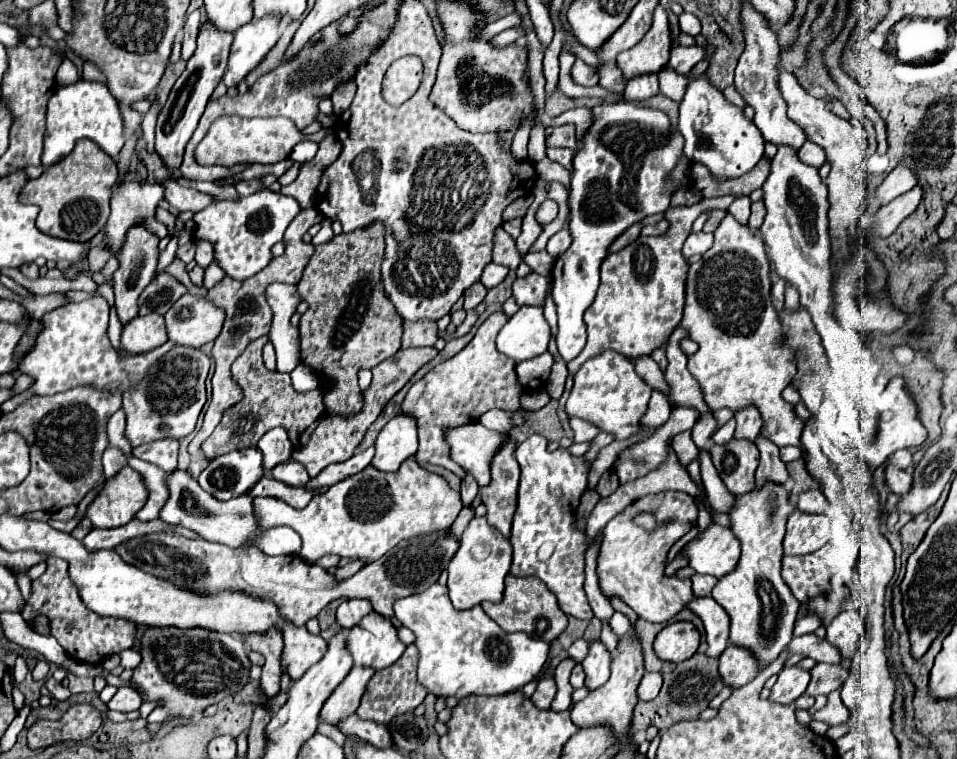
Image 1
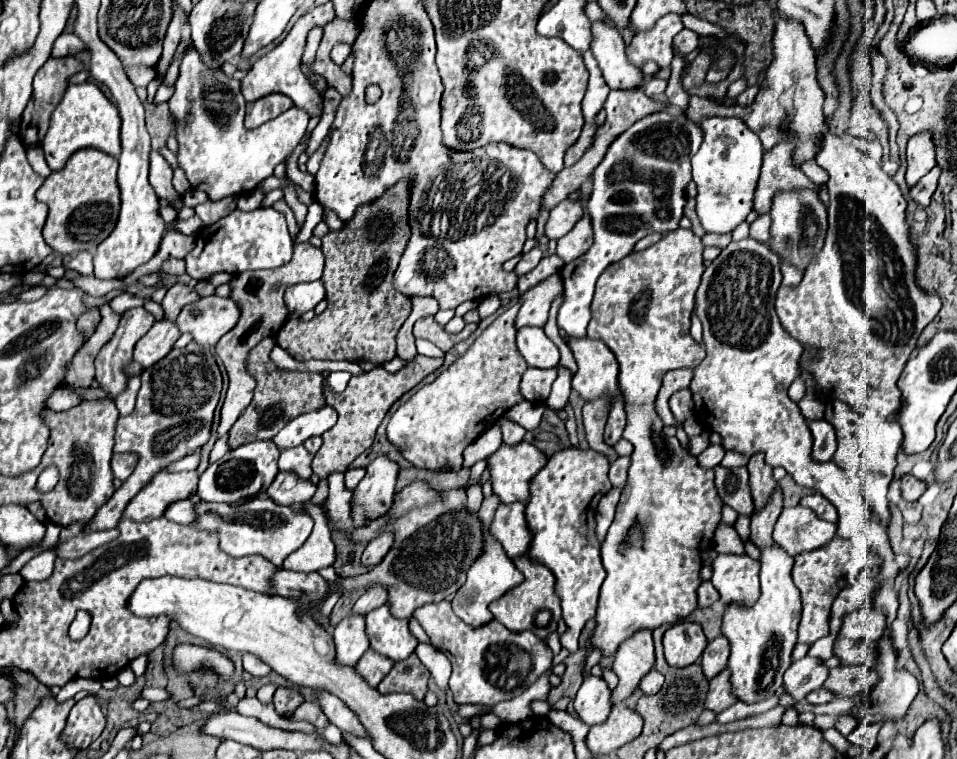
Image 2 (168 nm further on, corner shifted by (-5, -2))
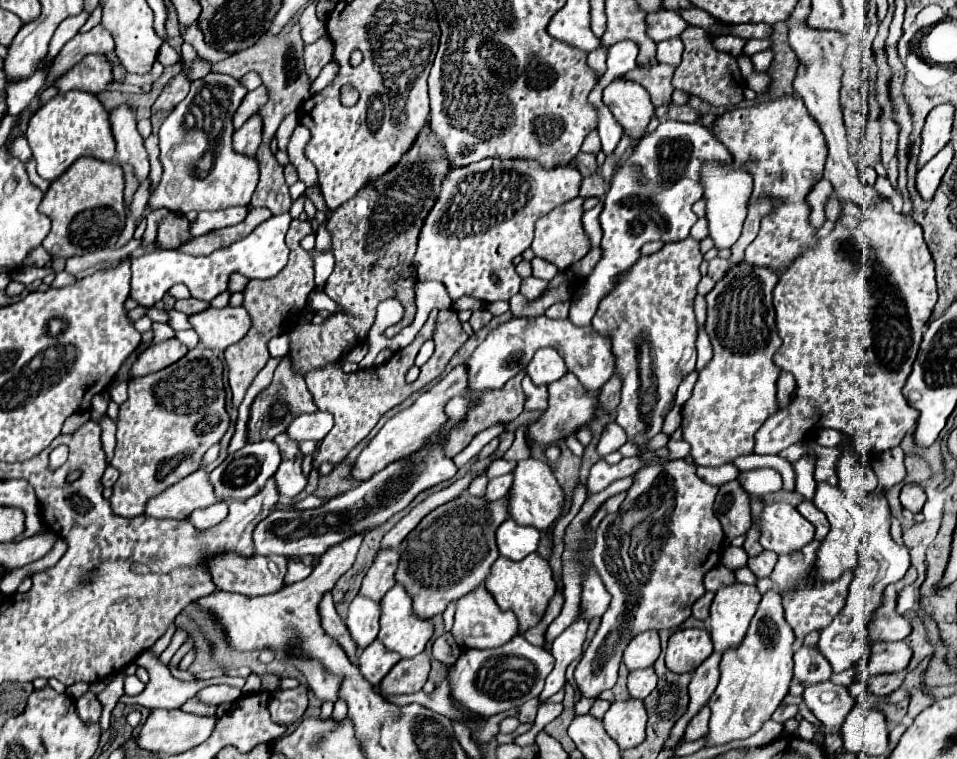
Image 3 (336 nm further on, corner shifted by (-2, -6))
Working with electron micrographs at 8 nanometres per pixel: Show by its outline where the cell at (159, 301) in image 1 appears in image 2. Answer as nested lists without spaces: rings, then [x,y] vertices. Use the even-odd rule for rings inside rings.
[[[174,284],[164,300],[162,300],[162,310],[164,310],[164,320],[170,320],[170,322],[176,322],[180,310],[190,304],[190,302],[196,302],[200,296],[196,294],[196,290],[192,290],[190,286],[184,286],[184,284]]]

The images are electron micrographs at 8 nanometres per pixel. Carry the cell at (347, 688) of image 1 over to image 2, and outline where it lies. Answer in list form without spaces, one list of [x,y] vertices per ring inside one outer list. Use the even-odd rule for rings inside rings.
[[[368,648],[366,654],[358,660],[356,672],[366,682],[370,682],[372,688],[376,688],[382,682],[382,678],[392,670],[392,666],[394,666],[392,660],[388,660],[386,656],[380,656],[378,652],[372,652],[372,648]]]

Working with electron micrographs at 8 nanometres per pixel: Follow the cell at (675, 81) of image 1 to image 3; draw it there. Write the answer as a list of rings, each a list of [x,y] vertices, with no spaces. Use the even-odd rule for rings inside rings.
[[[789,96],[789,98],[779,98],[779,100],[767,102],[767,104],[757,104],[753,108],[731,110],[717,118],[717,122],[713,126],[713,134],[733,154],[733,158],[737,160],[737,166],[741,166],[743,170],[747,170],[753,176],[753,192],[751,192],[749,202],[759,200],[759,198],[781,200],[779,208],[773,208],[773,212],[769,212],[761,218],[759,234],[753,240],[753,244],[749,244],[745,250],[747,262],[753,266],[769,268],[773,272],[785,270],[795,258],[803,256],[809,248],[815,248],[817,238],[819,238],[819,230],[809,224],[809,204],[805,202],[809,188],[813,188],[813,184],[823,178],[823,168],[825,168],[825,160],[827,160],[827,142],[825,142],[825,136],[823,136],[819,124],[809,116],[809,112],[799,96]]]

